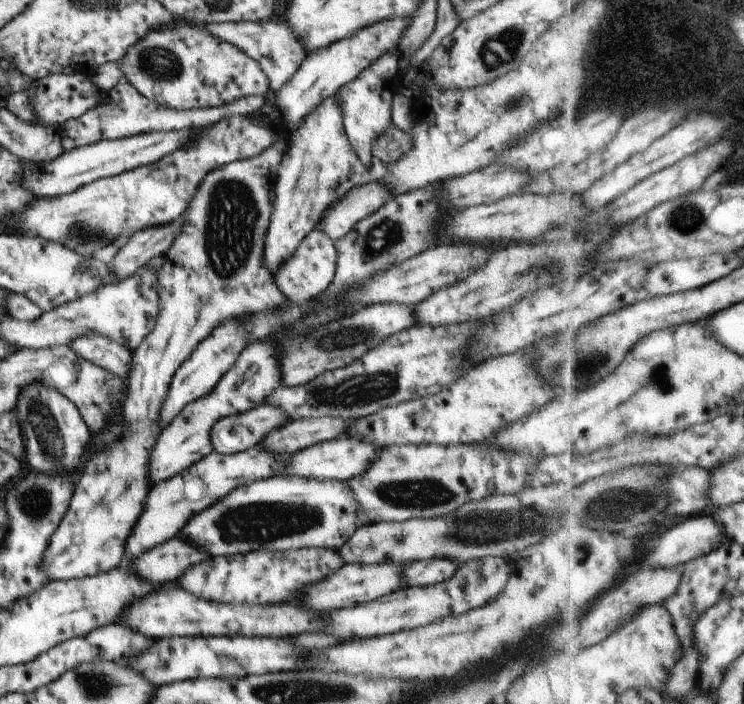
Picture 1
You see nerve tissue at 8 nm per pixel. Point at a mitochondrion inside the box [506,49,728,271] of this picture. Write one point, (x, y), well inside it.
(687, 219)

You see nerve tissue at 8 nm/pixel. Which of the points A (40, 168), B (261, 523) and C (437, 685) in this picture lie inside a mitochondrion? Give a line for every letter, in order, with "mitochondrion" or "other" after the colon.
A: other
B: mitochondrion
C: other

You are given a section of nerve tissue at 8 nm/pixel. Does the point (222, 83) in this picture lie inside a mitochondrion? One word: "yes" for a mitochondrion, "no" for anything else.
no

